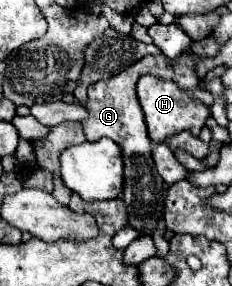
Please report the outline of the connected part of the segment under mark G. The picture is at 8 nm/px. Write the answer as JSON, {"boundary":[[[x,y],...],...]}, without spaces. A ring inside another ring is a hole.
{"boundary":[[[164,54],[156,56],[144,56],[142,60],[134,62],[120,74],[116,74],[110,80],[96,82],[88,88],[88,102],[84,108],[88,110],[88,116],[82,120],[82,128],[86,134],[86,140],[100,140],[110,138],[118,142],[118,146],[124,152],[124,192],[122,200],[128,206],[128,224],[130,226],[156,226],[162,210],[164,210],[164,198],[166,190],[162,188],[162,178],[156,172],[154,160],[152,160],[152,140],[148,138],[144,112],[140,108],[138,96],[136,96],[136,82],[140,76],[160,76],[164,80],[176,82],[180,88],[196,88],[198,76],[196,76],[196,64],[188,56],[180,56],[174,64]]]}

